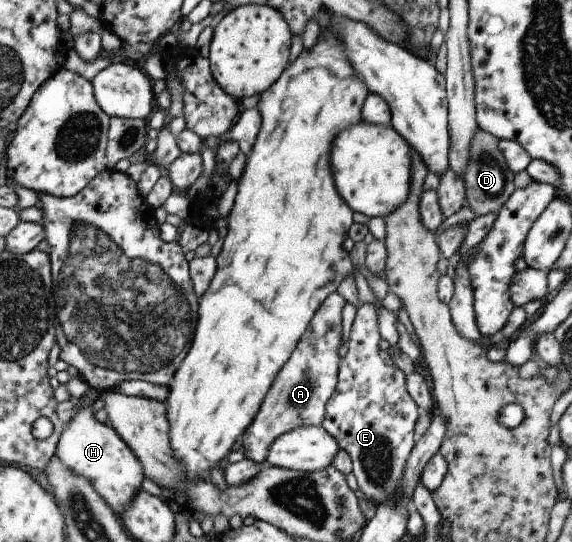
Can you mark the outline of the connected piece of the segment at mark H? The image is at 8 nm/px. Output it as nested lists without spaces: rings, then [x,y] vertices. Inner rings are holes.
[[[92,388],[84,394],[81,399],[83,403],[80,406],[79,413],[76,413],[72,419],[65,424],[66,428],[60,435],[56,455],[68,468],[72,469],[74,474],[86,477],[94,485],[97,493],[114,509],[114,512],[122,514],[132,502],[132,499],[142,489],[141,482],[144,478],[144,467],[141,460],[131,451],[131,448],[121,439],[121,436],[105,423],[100,423],[95,419],[95,414],[91,411],[93,403],[99,399],[100,393]]]

